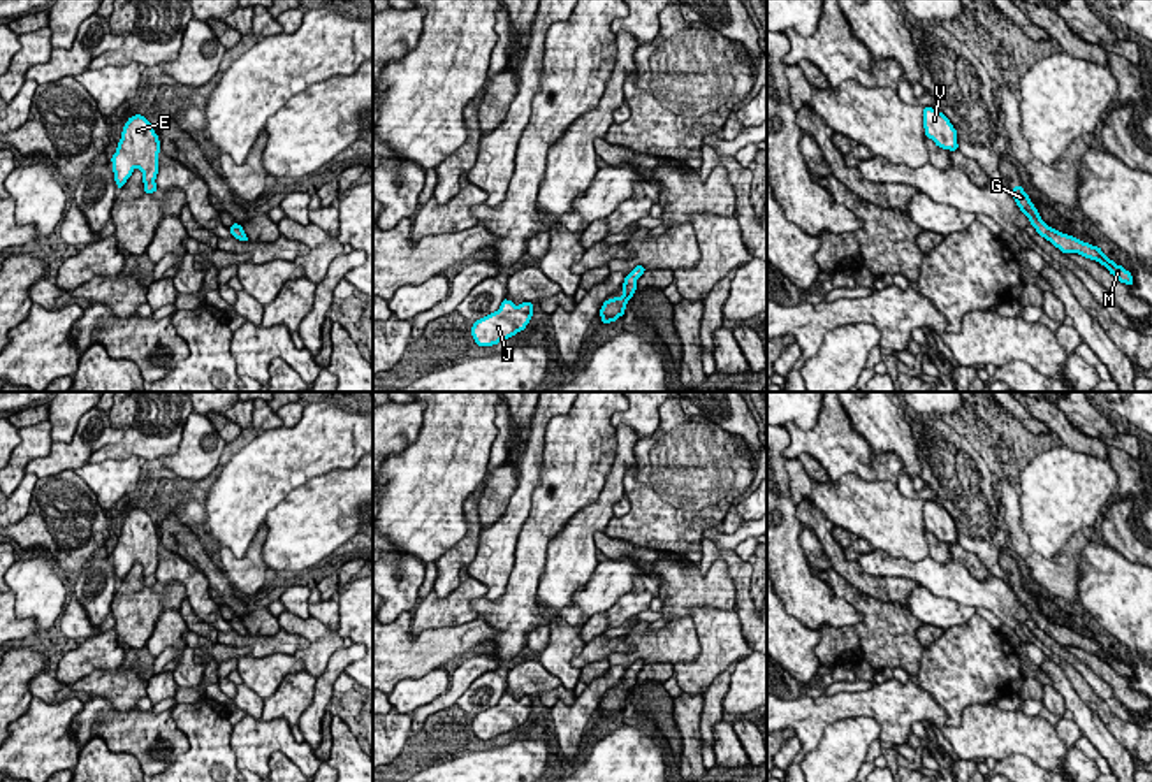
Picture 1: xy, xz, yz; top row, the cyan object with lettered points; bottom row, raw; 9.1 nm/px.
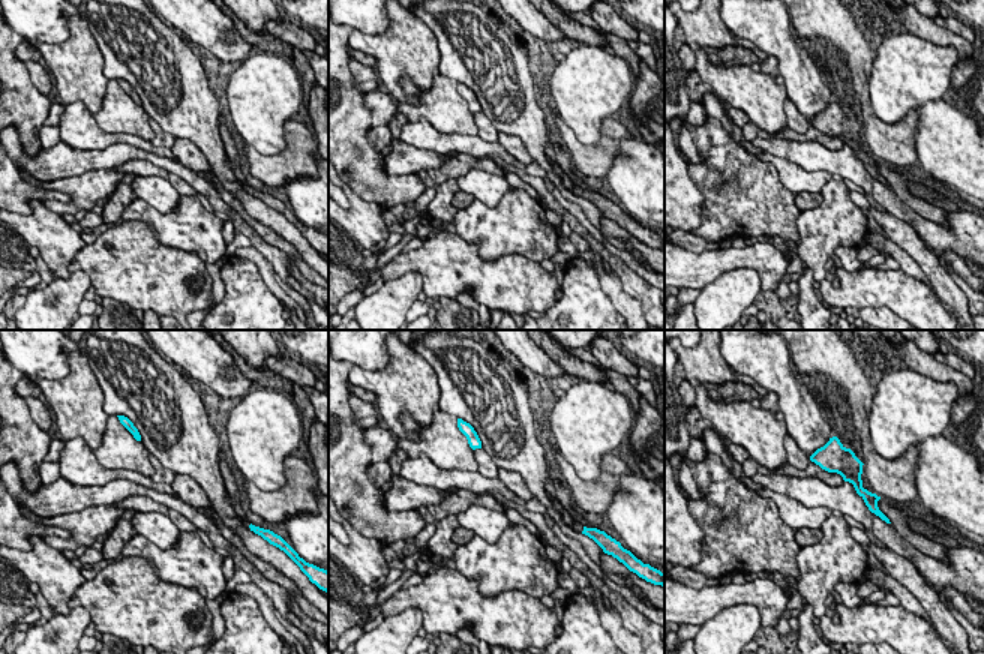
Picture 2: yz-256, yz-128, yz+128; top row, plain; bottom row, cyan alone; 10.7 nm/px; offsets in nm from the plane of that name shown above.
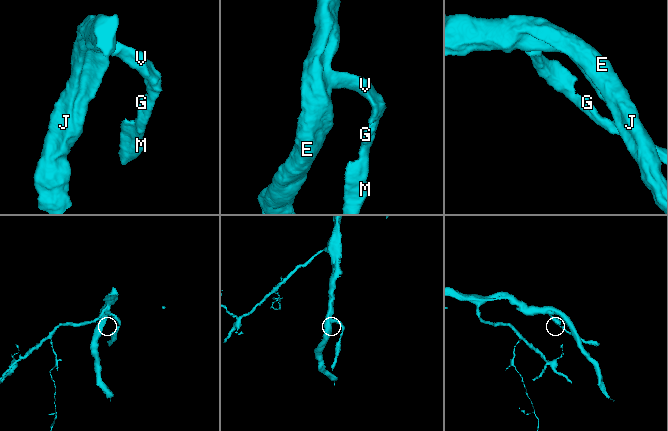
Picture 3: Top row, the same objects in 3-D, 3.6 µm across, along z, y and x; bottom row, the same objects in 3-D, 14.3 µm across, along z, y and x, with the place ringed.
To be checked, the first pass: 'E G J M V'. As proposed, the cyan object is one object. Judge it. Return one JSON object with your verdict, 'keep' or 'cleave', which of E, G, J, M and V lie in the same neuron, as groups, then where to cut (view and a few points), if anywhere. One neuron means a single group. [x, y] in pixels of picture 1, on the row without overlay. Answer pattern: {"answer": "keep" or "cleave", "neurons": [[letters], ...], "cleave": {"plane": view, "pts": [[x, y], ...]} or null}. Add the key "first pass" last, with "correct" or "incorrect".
{"answer": "keep", "neurons": [["E", "G", "J", "M", "V"]], "cleave": null, "first pass": "correct"}

